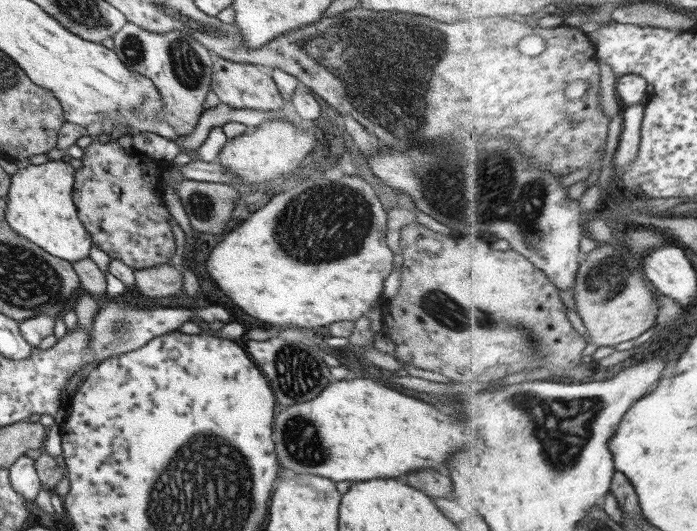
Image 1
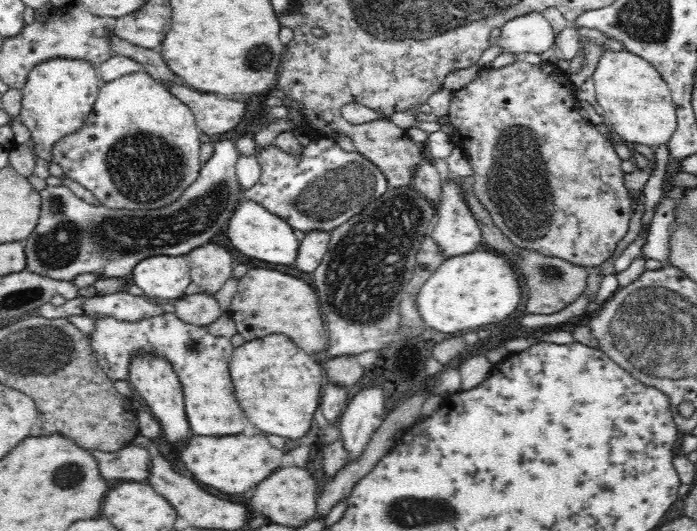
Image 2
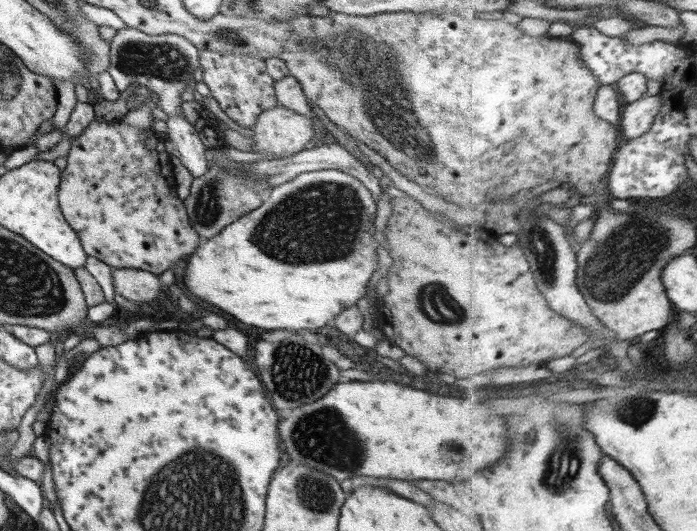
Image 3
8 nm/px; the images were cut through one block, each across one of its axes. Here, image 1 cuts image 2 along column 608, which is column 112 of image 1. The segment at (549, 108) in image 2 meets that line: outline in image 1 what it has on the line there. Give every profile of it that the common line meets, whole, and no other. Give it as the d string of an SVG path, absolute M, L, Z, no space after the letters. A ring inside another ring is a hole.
M92 139L92 143L83 149L84 156L80 159L84 166L74 176L72 200L84 228L91 234L93 244L97 244L111 258L118 258L133 269L142 270L169 263L176 252L176 243L168 221L170 214L160 194L160 184L165 172L171 168L171 162L158 161L141 152L127 152L117 144L117 139Z

